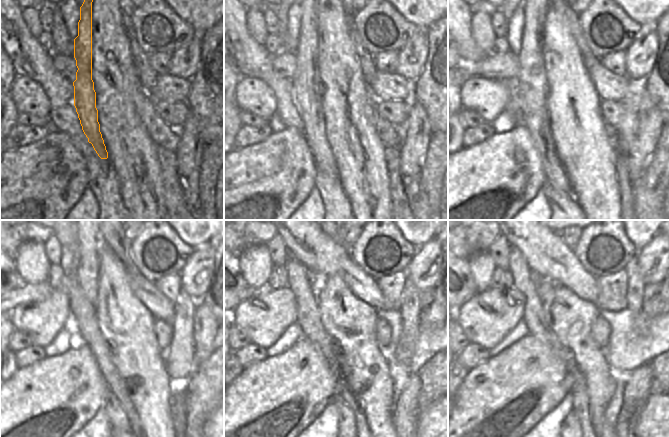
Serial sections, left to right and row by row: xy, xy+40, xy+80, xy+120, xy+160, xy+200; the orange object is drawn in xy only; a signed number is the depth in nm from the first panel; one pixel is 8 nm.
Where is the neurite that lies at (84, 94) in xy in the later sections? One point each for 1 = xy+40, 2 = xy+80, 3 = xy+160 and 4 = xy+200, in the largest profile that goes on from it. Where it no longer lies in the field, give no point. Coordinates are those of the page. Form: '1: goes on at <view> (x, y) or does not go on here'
1: goes on at xy+40 (307, 95)
2: goes on at xy+80 (532, 86)
3: goes on at xy+160 (346, 421)
4: goes on at xy+200 (571, 423)

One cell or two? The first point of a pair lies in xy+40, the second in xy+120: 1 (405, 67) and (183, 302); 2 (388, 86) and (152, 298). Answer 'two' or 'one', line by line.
1: two
2: one

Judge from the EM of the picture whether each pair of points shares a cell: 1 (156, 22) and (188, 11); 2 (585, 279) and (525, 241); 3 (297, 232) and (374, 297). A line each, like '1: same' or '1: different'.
1: different
2: same
3: same

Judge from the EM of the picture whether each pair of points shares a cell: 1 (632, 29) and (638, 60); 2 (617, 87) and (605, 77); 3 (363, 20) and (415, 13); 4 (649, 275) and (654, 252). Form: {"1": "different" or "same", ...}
{"1": "different", "2": "same", "3": "different", "4": "same"}

